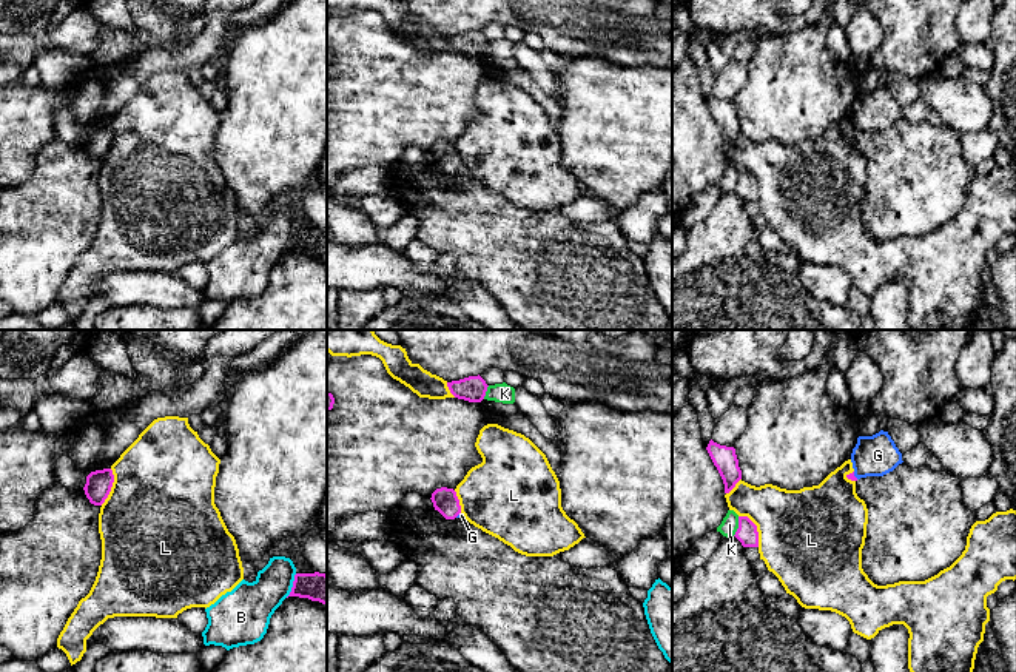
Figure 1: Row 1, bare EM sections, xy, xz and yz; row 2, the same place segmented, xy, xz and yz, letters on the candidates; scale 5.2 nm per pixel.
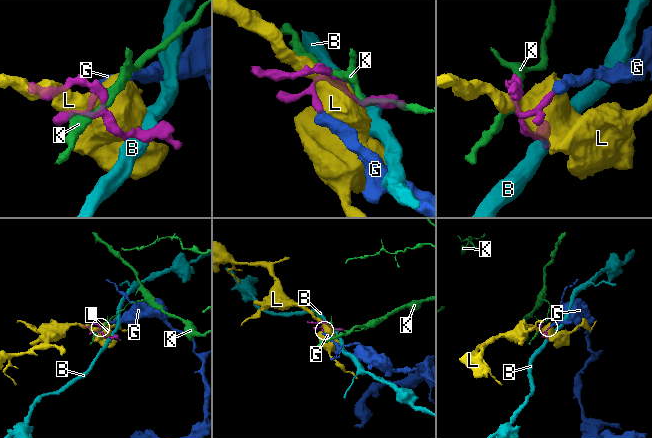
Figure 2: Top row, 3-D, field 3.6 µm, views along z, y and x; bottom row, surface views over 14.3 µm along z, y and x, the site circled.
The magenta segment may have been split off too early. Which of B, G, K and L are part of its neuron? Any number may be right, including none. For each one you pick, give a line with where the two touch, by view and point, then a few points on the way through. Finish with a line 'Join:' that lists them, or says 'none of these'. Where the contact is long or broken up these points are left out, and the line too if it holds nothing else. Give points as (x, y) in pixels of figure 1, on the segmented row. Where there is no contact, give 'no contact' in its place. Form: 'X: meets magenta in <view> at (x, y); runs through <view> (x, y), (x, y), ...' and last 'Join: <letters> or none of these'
Join: none of these

